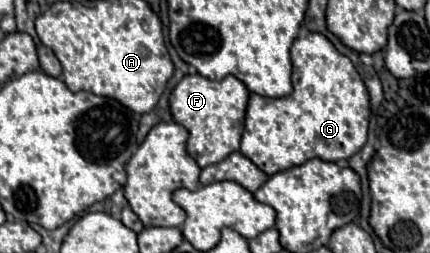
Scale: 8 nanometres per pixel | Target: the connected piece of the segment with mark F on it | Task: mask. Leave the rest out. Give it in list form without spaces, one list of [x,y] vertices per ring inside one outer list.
[[[195,74],[185,76],[173,88],[169,96],[171,116],[189,132],[187,154],[197,162],[197,166],[205,168],[209,164],[217,164],[239,148],[247,100],[249,90],[235,76],[225,76],[223,80],[209,80]]]

